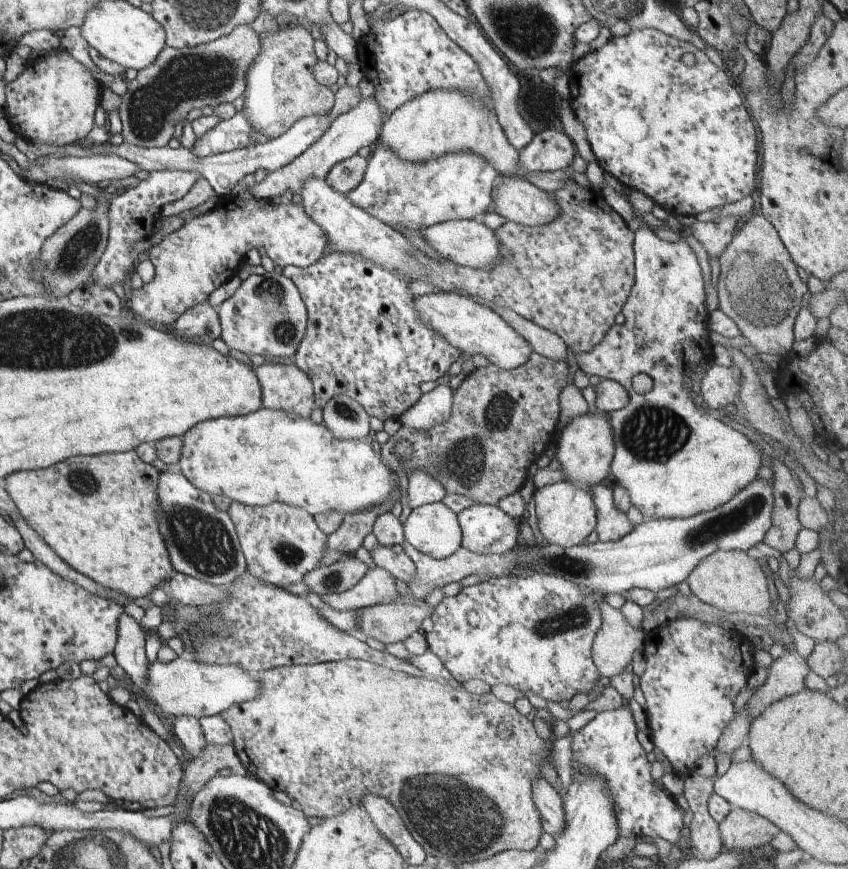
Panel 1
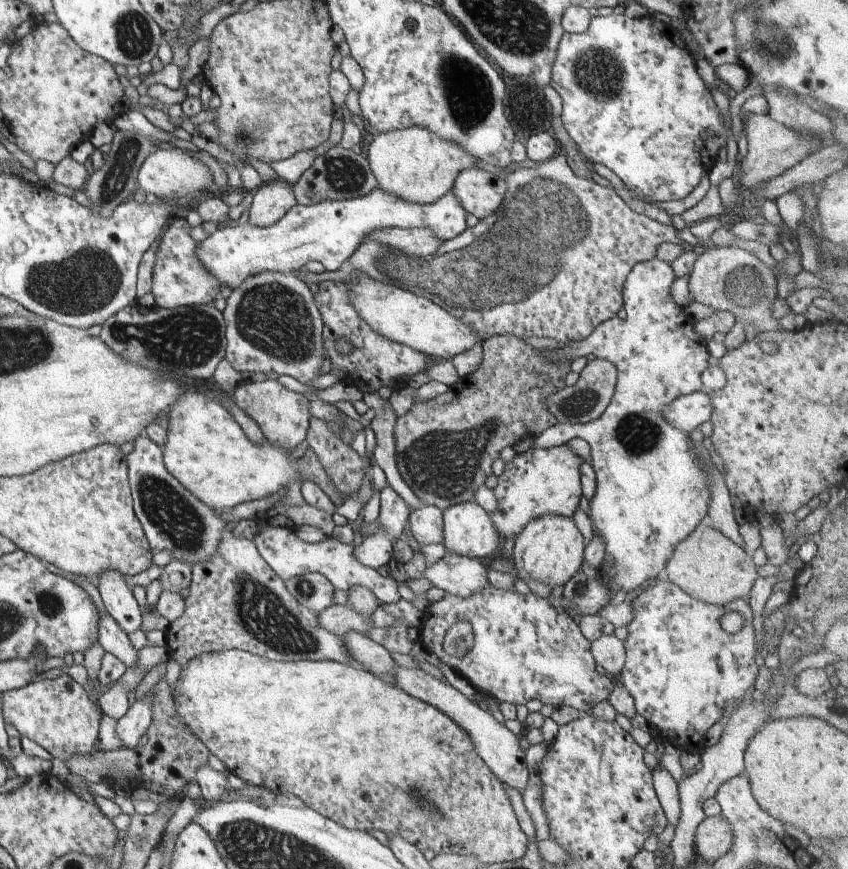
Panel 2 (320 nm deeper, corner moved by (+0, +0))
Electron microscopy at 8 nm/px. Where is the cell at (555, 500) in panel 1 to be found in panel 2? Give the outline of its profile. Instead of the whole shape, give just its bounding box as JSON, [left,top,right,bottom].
[510,514,586,587]

